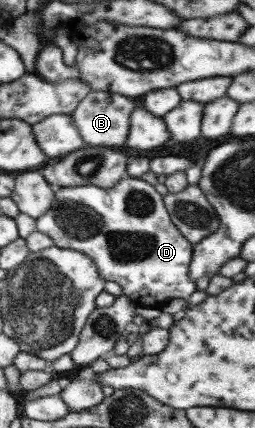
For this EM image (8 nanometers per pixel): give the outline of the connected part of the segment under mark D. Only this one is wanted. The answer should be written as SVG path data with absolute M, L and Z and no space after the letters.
M140 178L120 179L114 189L56 187L50 211L36 223L37 230L49 235L55 246L75 249L95 260L100 275L120 285L123 295L133 302L140 297L186 300L201 286L188 278L193 245L172 225L160 195Z

